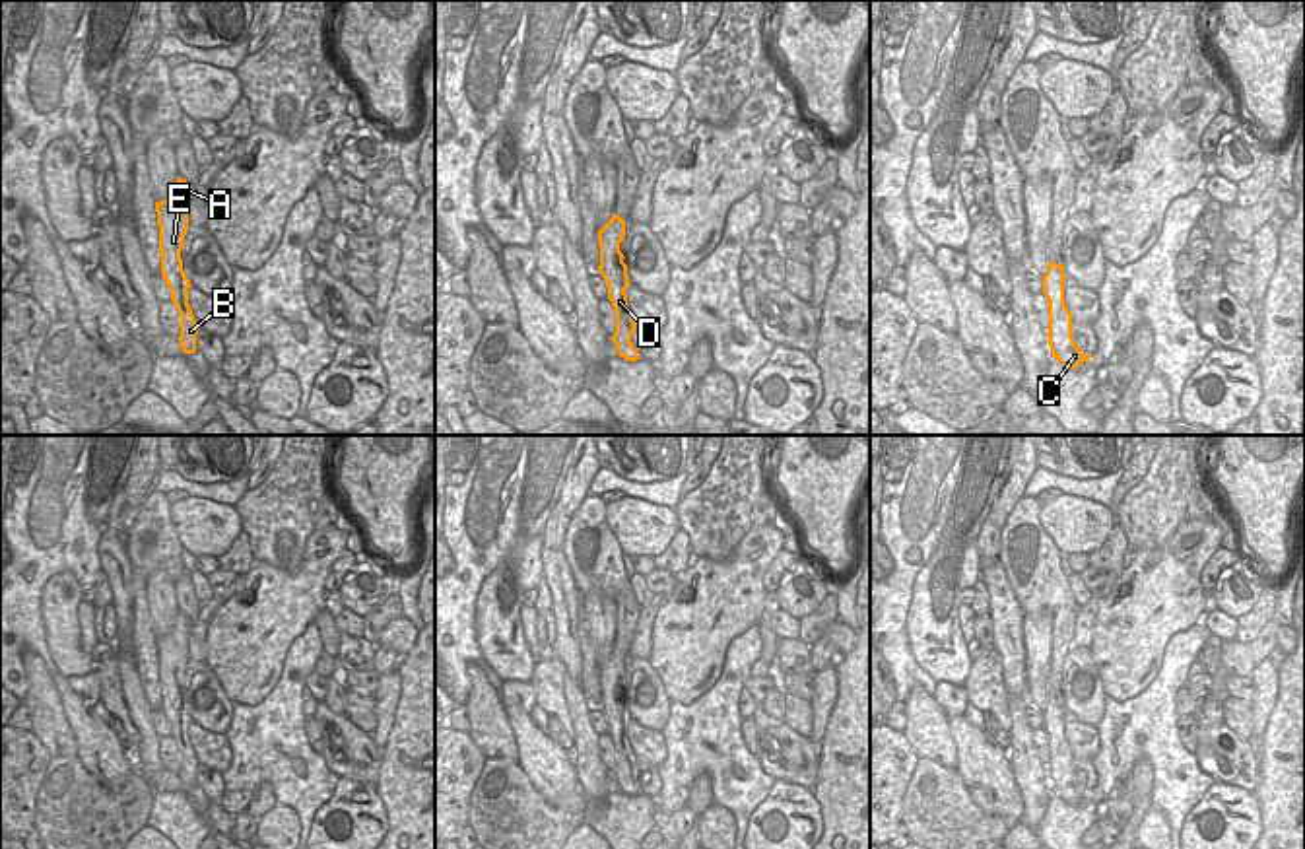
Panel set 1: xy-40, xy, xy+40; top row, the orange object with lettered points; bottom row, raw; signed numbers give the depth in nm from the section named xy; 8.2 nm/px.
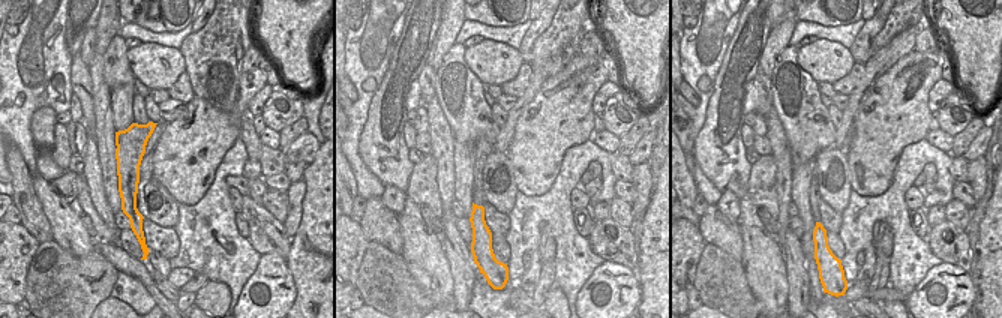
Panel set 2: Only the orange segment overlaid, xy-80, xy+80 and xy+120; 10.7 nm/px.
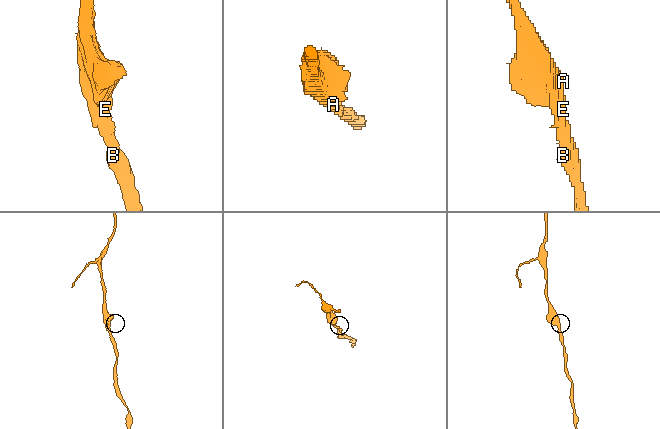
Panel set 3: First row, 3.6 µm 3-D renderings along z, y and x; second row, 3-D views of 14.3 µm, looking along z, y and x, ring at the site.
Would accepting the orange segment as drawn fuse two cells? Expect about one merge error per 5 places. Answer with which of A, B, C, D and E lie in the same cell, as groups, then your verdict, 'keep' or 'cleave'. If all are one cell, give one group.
groups A B C D E; keep

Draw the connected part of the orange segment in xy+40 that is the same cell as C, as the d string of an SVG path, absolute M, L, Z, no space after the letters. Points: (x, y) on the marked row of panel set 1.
M1049 262L1047 274L1043 276L1043 293L1049 303L1049 348L1068 369L1078 369L1091 356L1086 356L1074 342L1072 336L1072 315L1064 303L1064 266Z

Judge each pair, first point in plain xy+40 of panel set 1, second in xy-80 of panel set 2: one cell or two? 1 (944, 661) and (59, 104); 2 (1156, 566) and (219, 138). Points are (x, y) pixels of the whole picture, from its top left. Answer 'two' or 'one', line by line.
1: two
2: one

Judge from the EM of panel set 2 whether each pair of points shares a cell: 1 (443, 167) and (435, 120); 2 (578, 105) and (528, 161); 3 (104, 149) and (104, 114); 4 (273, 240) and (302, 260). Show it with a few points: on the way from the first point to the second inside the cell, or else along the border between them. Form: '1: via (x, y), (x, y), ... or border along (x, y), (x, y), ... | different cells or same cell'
1: via (443, 155), (440, 132) | same cell
2: via (566, 119), (540, 147) | same cell
3: via (104, 140), (104, 123) | same cell
4: border along (291, 239), (291, 248), (285, 258) | different cells

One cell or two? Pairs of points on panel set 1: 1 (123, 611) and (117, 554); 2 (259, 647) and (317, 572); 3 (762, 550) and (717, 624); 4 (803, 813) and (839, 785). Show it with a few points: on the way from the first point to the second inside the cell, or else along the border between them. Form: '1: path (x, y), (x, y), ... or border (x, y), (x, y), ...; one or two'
1: path (121, 597), (117, 568); one
2: path (263, 628), (300, 591); one
3: path (746, 568), (721, 607); one
4: border (810, 789), (824, 828); two

